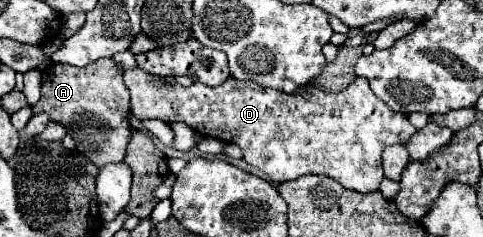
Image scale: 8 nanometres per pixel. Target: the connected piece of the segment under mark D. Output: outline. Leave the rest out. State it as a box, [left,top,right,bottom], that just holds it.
[124,69,416,193]

